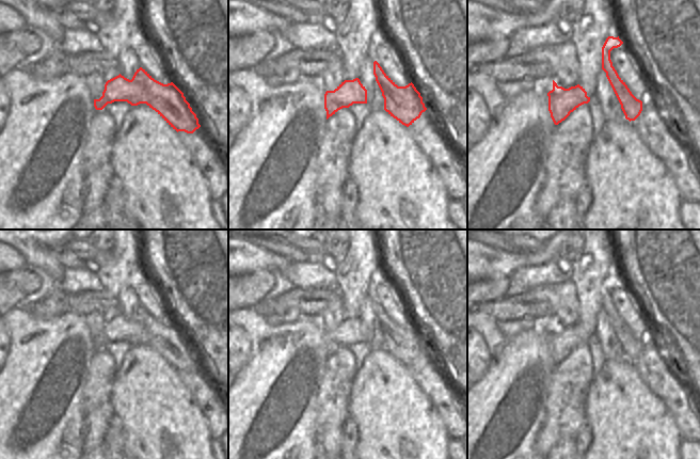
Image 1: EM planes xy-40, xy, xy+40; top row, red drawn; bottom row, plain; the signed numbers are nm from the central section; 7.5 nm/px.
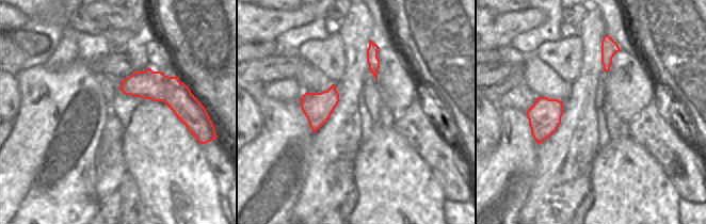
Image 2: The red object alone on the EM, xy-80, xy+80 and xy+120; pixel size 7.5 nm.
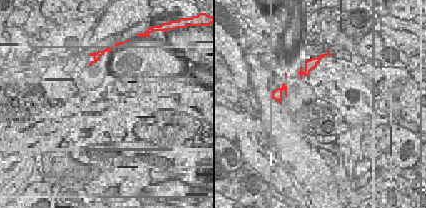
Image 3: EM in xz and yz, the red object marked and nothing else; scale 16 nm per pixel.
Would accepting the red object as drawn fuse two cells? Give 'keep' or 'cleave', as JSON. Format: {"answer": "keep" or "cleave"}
{"answer": "keep"}

